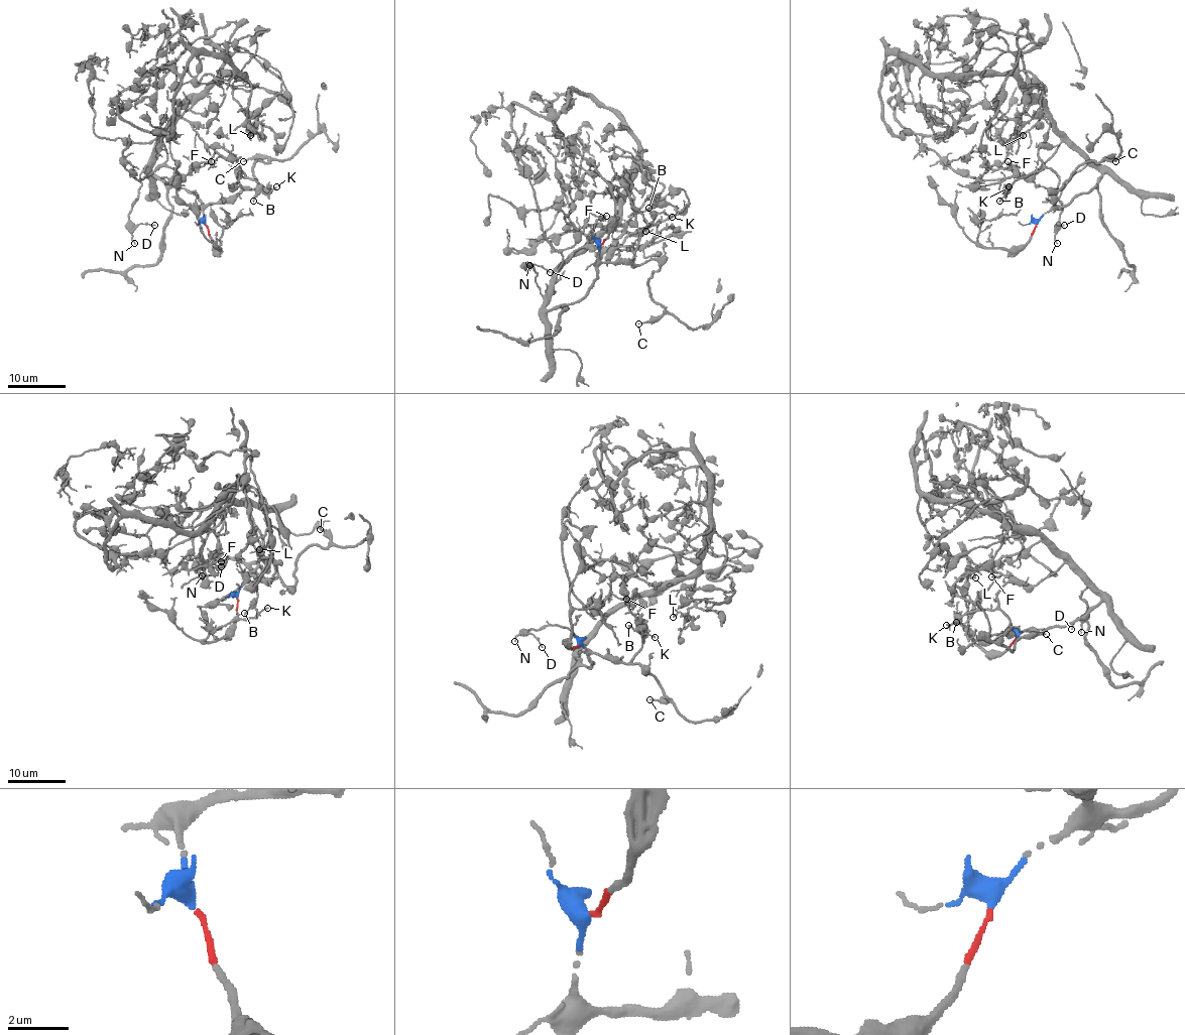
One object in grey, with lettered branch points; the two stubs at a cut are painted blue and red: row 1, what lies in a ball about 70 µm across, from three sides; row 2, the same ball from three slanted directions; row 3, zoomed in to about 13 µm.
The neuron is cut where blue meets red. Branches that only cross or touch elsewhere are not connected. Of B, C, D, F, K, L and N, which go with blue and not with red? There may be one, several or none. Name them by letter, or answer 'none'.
B, C, D, F, K, L, N

